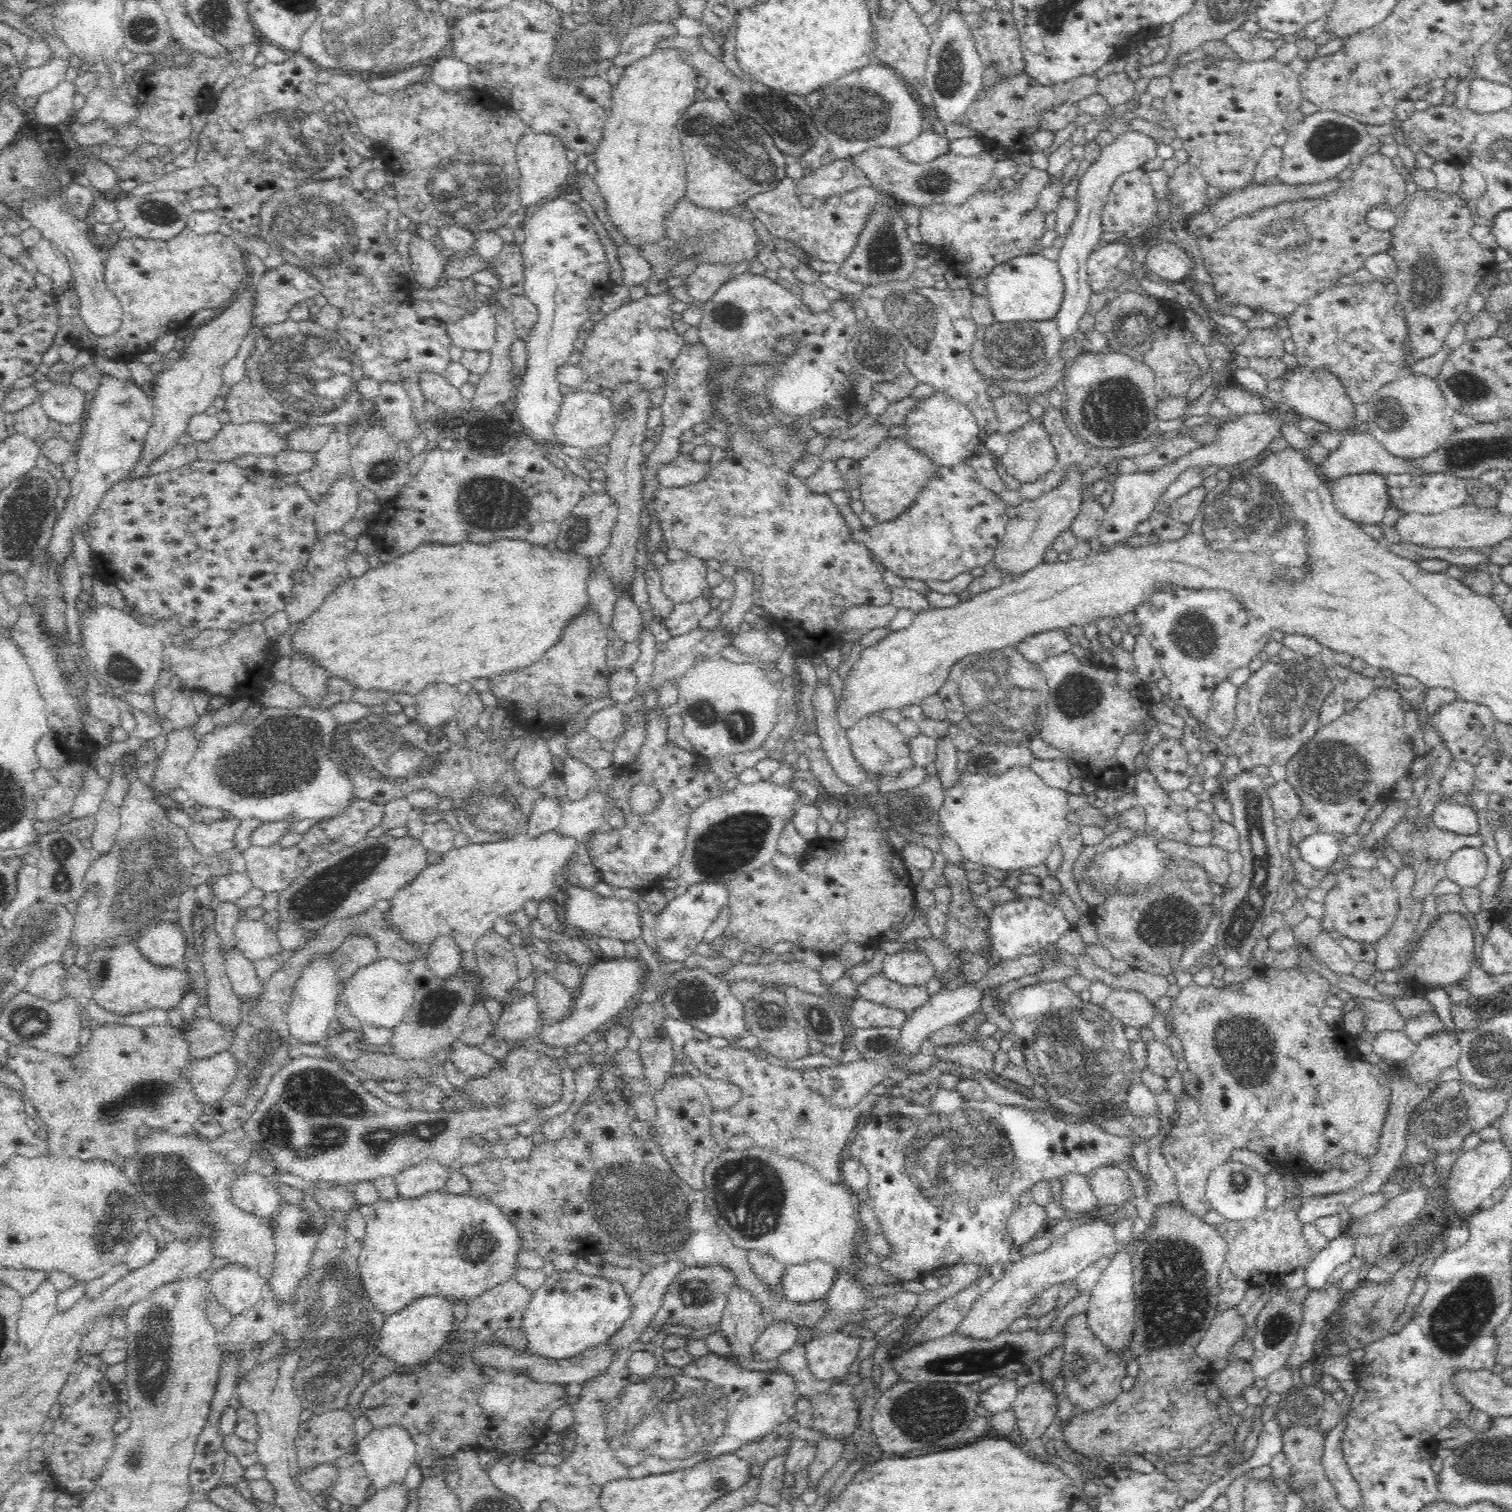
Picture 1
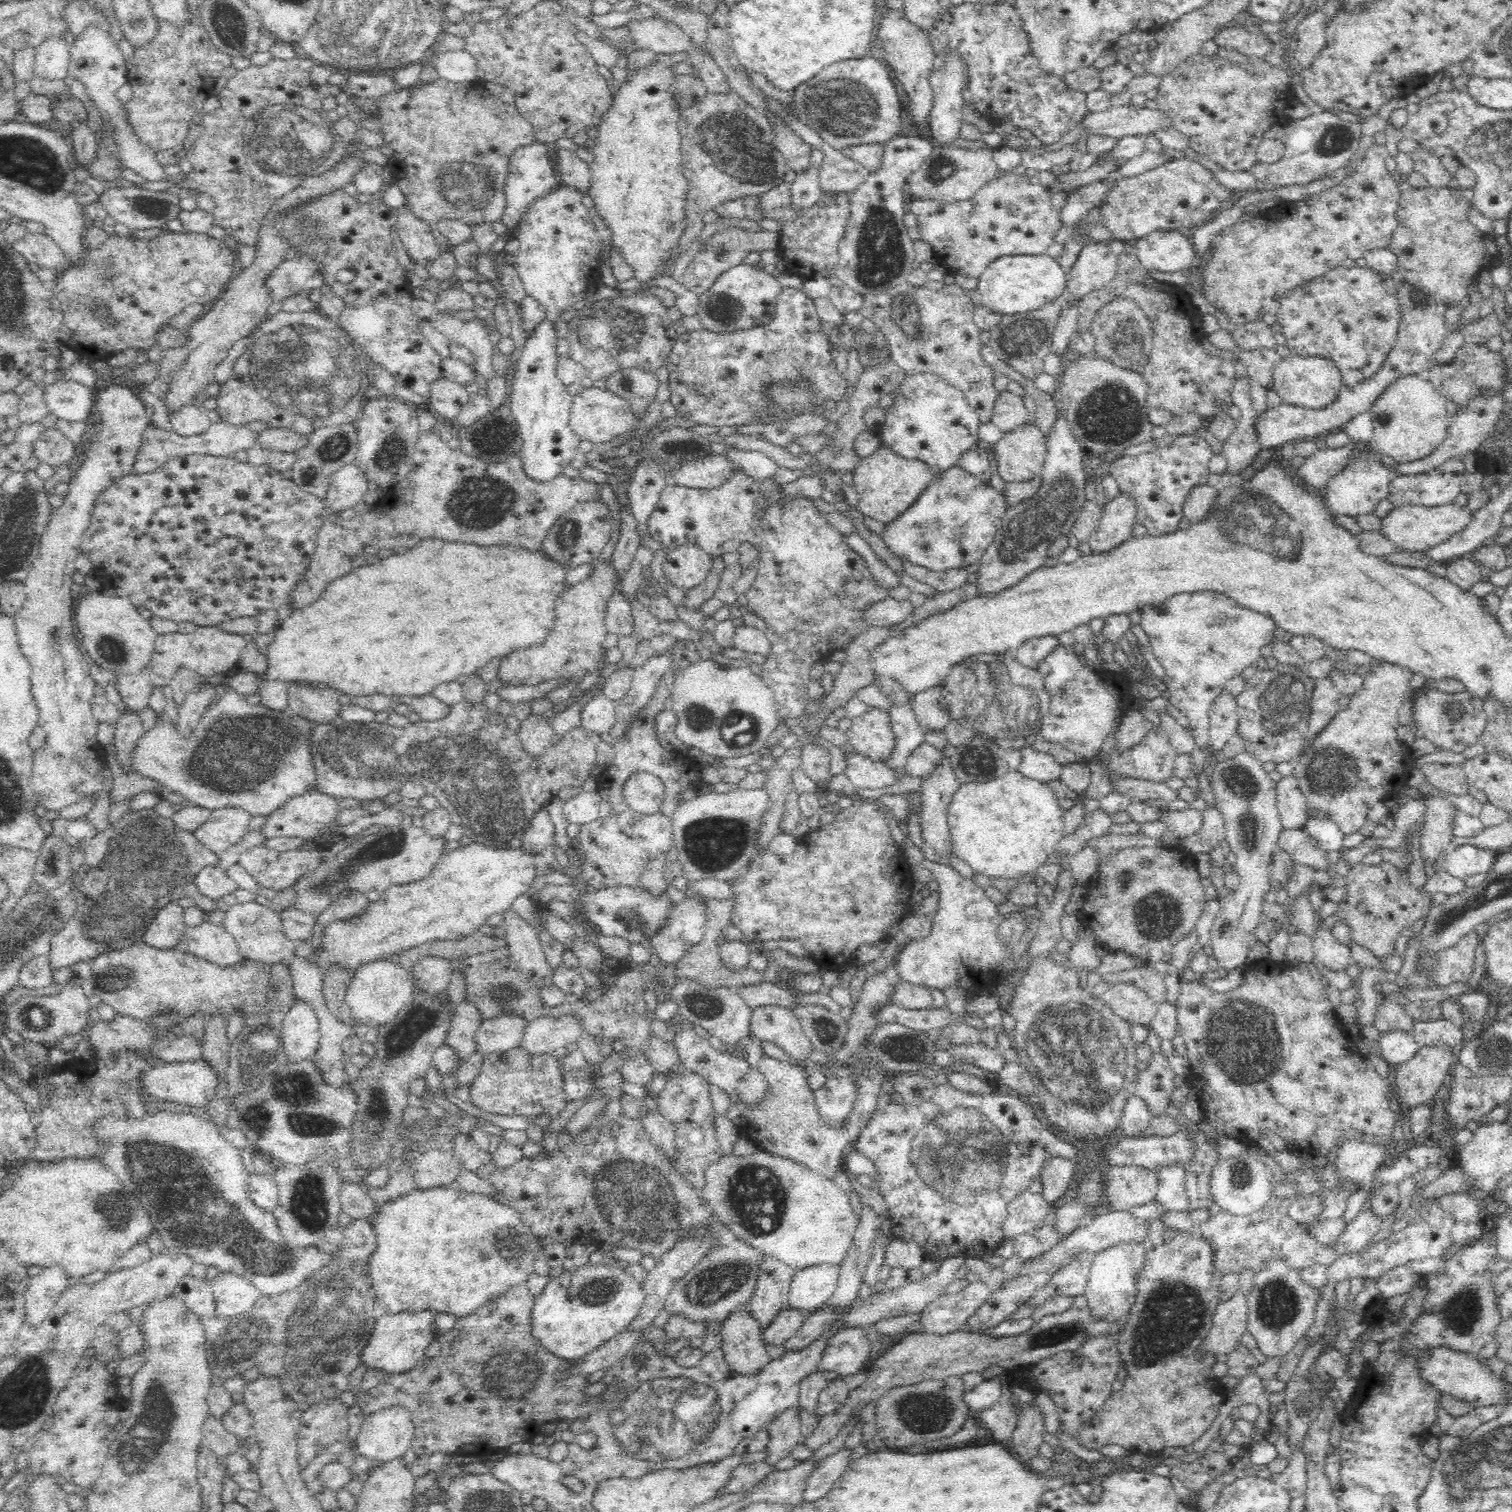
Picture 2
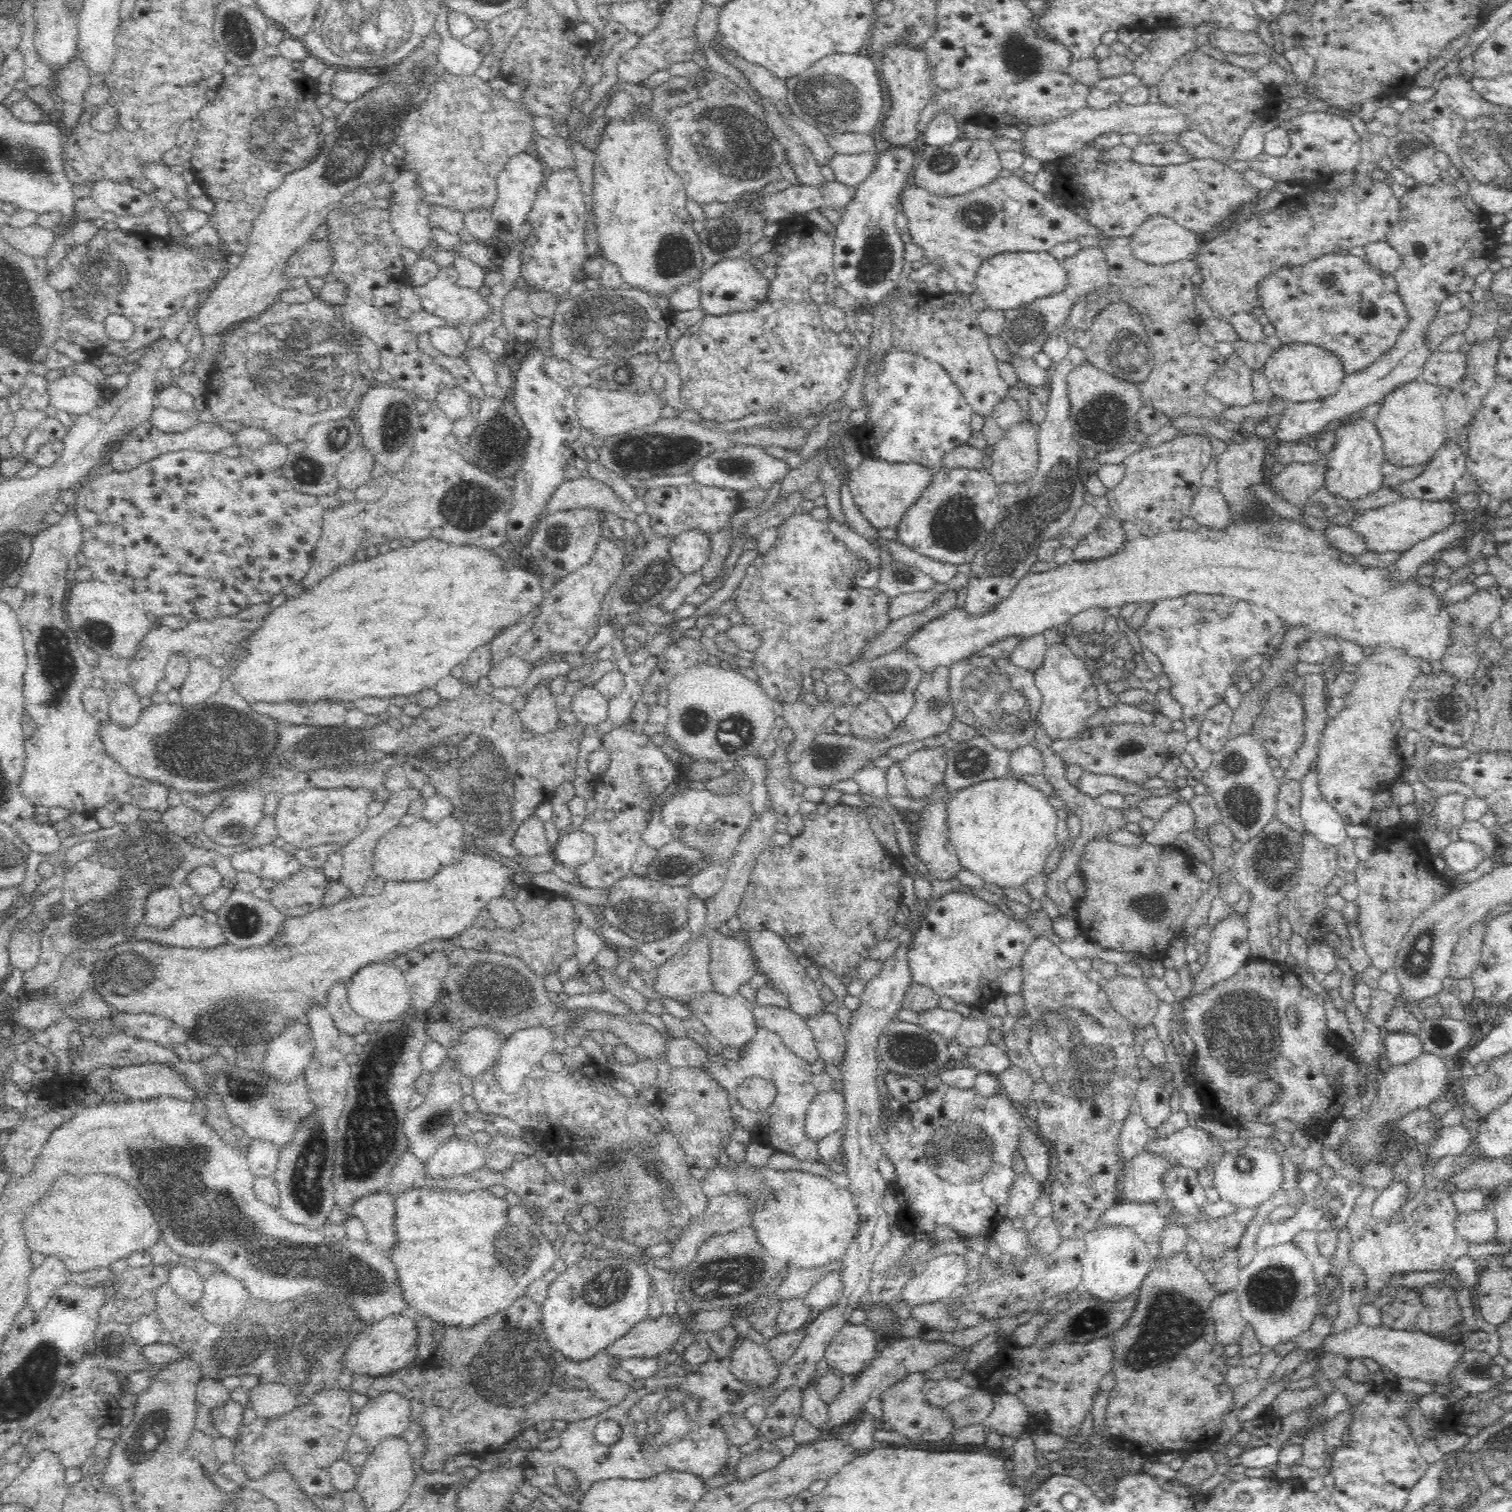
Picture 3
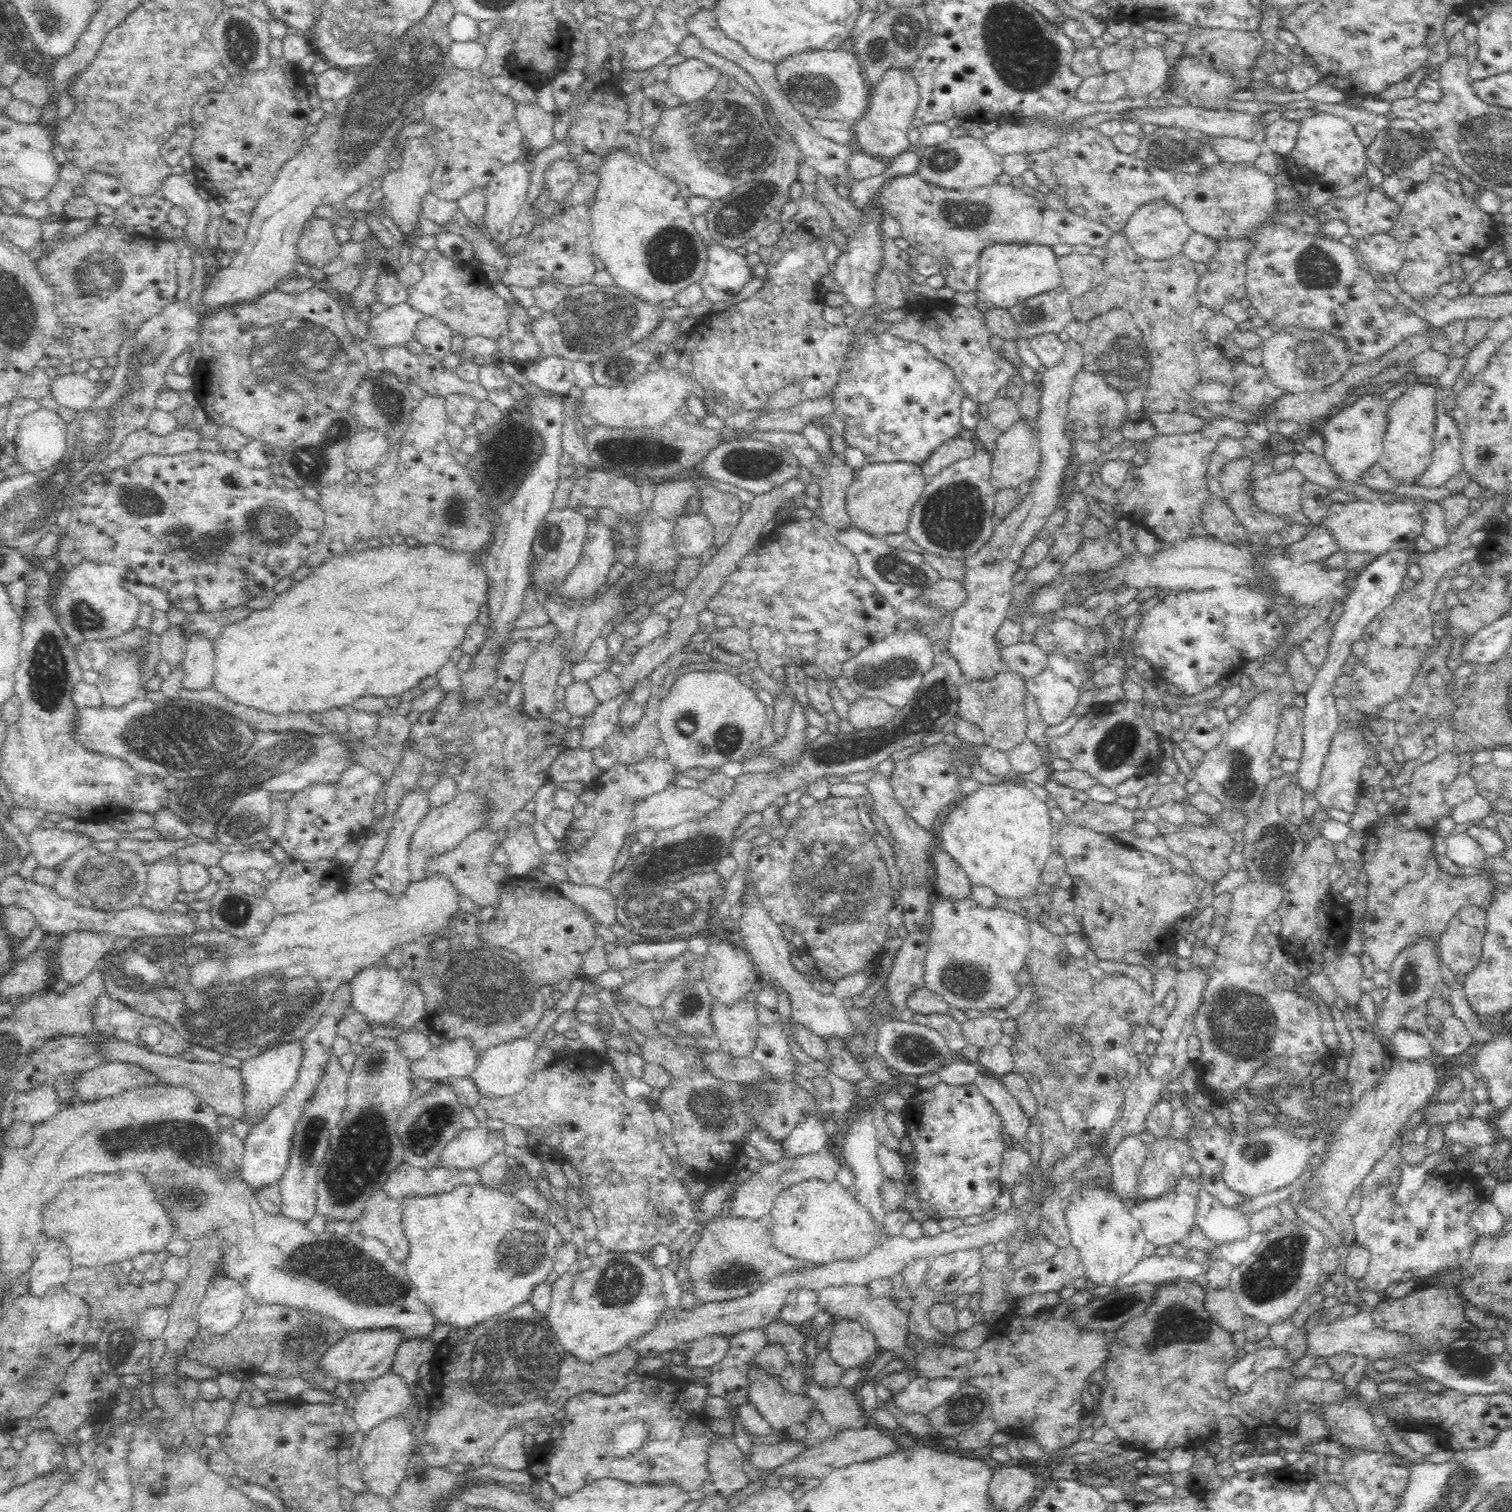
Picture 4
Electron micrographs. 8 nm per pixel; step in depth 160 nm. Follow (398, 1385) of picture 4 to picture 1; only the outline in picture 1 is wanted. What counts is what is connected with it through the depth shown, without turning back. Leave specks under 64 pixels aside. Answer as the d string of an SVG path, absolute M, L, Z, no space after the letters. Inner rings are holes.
M395 1423L373 1427L367 1436L359 1440L356 1455L358 1462L365 1467L371 1483L376 1489L380 1489L392 1482L404 1480L408 1469L415 1465L416 1452L410 1431L404 1425Z

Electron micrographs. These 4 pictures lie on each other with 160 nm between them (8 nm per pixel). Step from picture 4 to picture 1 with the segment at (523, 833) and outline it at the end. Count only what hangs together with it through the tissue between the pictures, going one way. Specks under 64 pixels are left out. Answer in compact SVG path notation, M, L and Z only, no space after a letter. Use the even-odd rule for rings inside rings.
M538 799L529 814L526 828L528 837L556 831L559 827L561 805L557 799Z

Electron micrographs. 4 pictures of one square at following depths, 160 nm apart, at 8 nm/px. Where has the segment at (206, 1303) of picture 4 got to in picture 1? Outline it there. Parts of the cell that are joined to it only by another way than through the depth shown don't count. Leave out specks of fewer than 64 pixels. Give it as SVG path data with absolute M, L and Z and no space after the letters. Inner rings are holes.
M234 1264L222 1265L222 1268L215 1266L209 1283L207 1288L210 1295L234 1317L258 1304L260 1292L266 1282L253 1270Z

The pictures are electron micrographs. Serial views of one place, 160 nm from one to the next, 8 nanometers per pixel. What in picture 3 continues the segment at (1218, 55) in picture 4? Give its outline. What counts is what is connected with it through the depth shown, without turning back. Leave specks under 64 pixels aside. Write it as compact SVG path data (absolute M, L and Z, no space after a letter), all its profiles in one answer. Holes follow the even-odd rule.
M1219 28L1207 36L1208 44L1221 50L1225 56L1236 54L1250 57L1253 54L1263 54L1268 48L1260 39L1257 31L1238 32Z

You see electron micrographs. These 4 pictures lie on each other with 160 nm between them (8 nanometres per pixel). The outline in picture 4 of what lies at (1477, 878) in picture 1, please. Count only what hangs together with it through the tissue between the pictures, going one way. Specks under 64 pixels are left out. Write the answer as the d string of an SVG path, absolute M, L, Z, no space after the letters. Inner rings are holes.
M1467 831L1455 835L1451 833L1445 842L1447 857L1460 867L1477 866L1486 857L1485 850Z

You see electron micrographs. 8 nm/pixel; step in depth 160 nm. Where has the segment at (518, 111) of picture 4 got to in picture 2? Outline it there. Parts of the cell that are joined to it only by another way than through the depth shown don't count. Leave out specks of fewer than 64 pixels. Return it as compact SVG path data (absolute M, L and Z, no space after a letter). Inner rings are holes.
M561 148L556 150L556 162L553 168L559 182L571 184L583 192L588 192L589 164L576 155L576 150Z

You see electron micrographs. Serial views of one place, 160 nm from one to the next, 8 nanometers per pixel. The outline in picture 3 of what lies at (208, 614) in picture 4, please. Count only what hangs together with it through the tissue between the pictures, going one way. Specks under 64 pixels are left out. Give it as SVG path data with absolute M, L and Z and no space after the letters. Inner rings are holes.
M240 615L217 617L214 619L189 620L184 627L170 628L164 624L157 627L152 626L136 644L134 652L130 656L119 654L100 654L96 664L90 666L93 677L106 680L133 680L133 686L137 693L143 697L152 695L159 689L162 678L165 676L165 666L168 656L174 650L181 650L188 658L196 658L203 654L207 656L216 666L226 666L226 662L233 656L238 642L248 636L250 632L259 626L259 620L244 619Z

